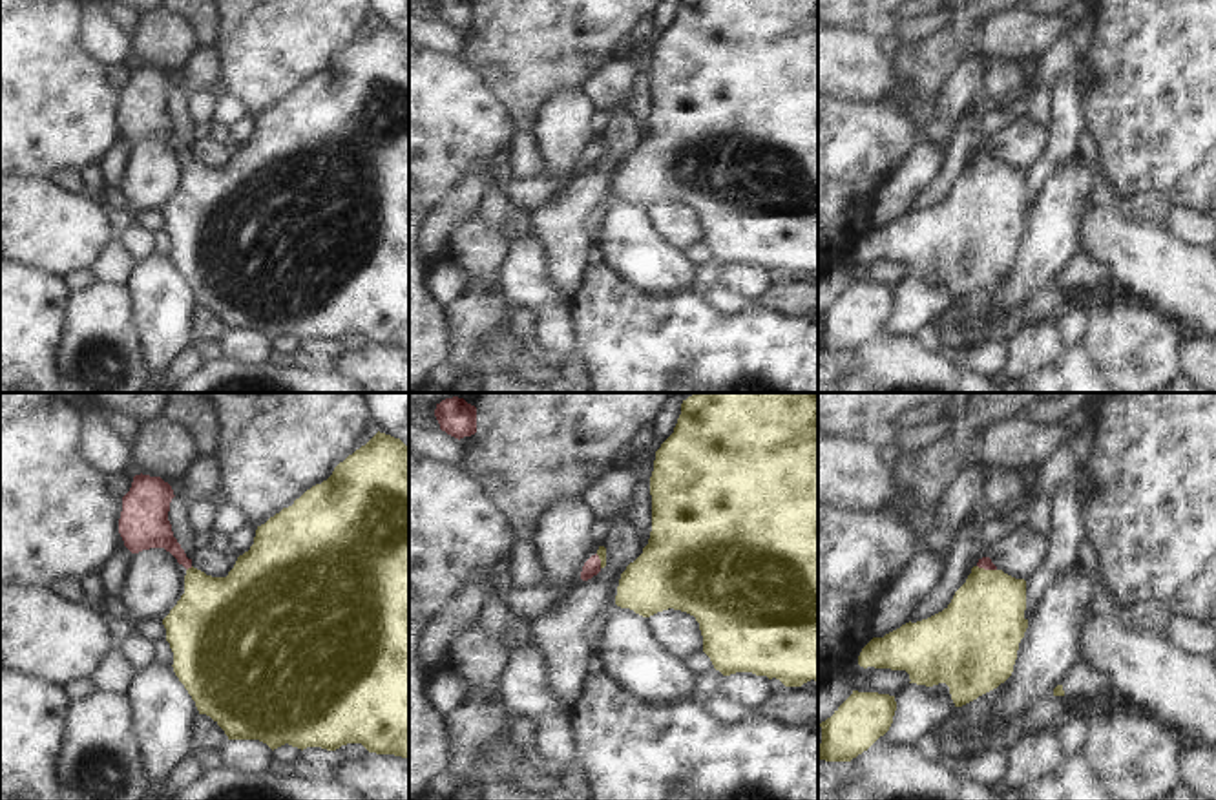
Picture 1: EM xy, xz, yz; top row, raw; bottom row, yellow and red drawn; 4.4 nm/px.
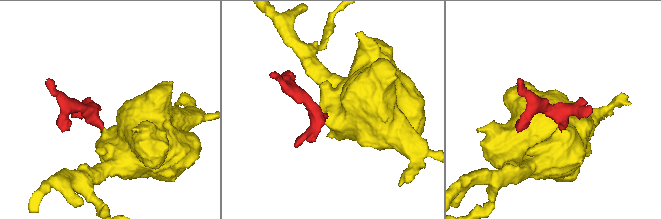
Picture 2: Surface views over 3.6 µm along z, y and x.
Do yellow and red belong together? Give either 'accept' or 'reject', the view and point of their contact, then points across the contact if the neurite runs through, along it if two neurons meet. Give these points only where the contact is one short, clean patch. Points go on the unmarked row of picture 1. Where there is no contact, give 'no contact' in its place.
accept; contact xy (188, 159); way xy (216, 209), (188, 159), (181, 147), (148, 119)

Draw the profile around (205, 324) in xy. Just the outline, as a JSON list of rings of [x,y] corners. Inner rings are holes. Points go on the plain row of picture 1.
[[[197,305],[192,314],[192,332],[194,338],[221,342],[228,332],[225,321],[206,305]]]

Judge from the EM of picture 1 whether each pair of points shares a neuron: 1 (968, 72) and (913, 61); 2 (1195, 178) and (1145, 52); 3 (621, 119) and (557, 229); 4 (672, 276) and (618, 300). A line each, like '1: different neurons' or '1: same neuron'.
1: different neurons
2: same neuron
3: same neuron
4: different neurons

